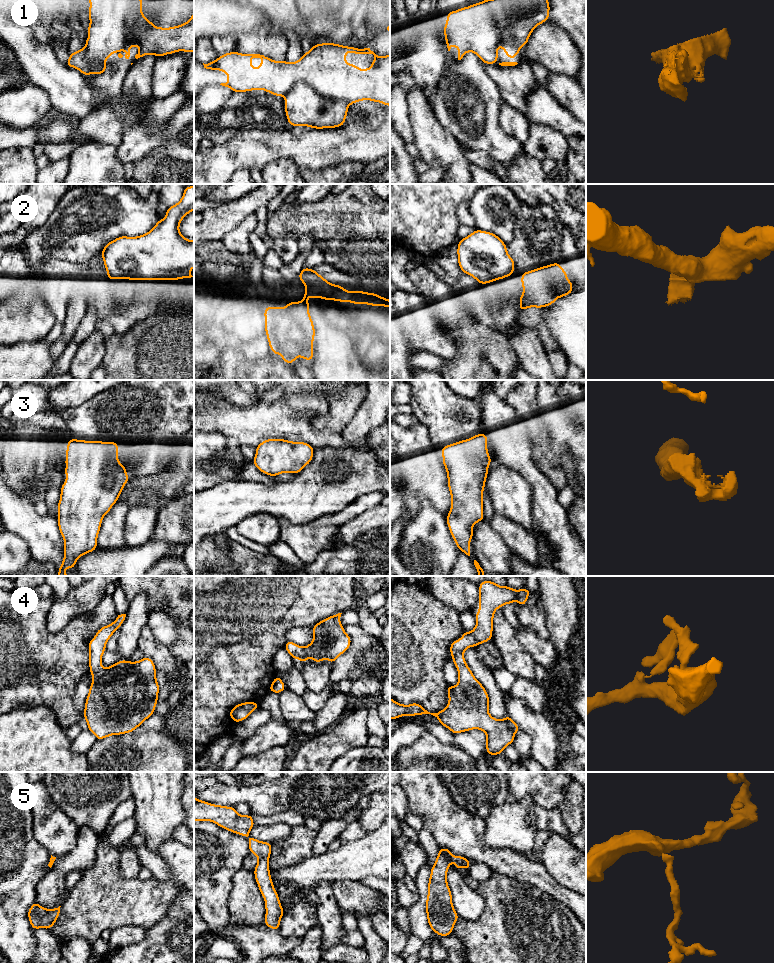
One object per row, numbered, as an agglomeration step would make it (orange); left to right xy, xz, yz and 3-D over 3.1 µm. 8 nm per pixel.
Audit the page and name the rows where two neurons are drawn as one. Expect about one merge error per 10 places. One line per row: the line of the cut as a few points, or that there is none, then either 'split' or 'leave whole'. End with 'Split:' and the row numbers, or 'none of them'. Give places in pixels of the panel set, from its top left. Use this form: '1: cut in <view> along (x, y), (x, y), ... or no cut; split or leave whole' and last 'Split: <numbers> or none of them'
1: cut in xz along (284, 94), (295, 84), (306, 83), (318, 95), (347, 104); split
2: cut in xz along (305, 292), (307, 295); split
3: no cut; leave whole
4: no cut; leave whole
5: no cut; leave whole
Split: 1, 2

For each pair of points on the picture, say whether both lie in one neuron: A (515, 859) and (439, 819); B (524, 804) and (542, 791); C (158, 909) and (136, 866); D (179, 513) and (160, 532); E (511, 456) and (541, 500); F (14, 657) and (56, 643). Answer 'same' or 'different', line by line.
A: same
B: different
C: different
D: same
E: same
F: same

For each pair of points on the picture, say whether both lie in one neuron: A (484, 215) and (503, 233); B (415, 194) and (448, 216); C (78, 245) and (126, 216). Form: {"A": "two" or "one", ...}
{"A": "one", "B": "one", "C": "one"}

